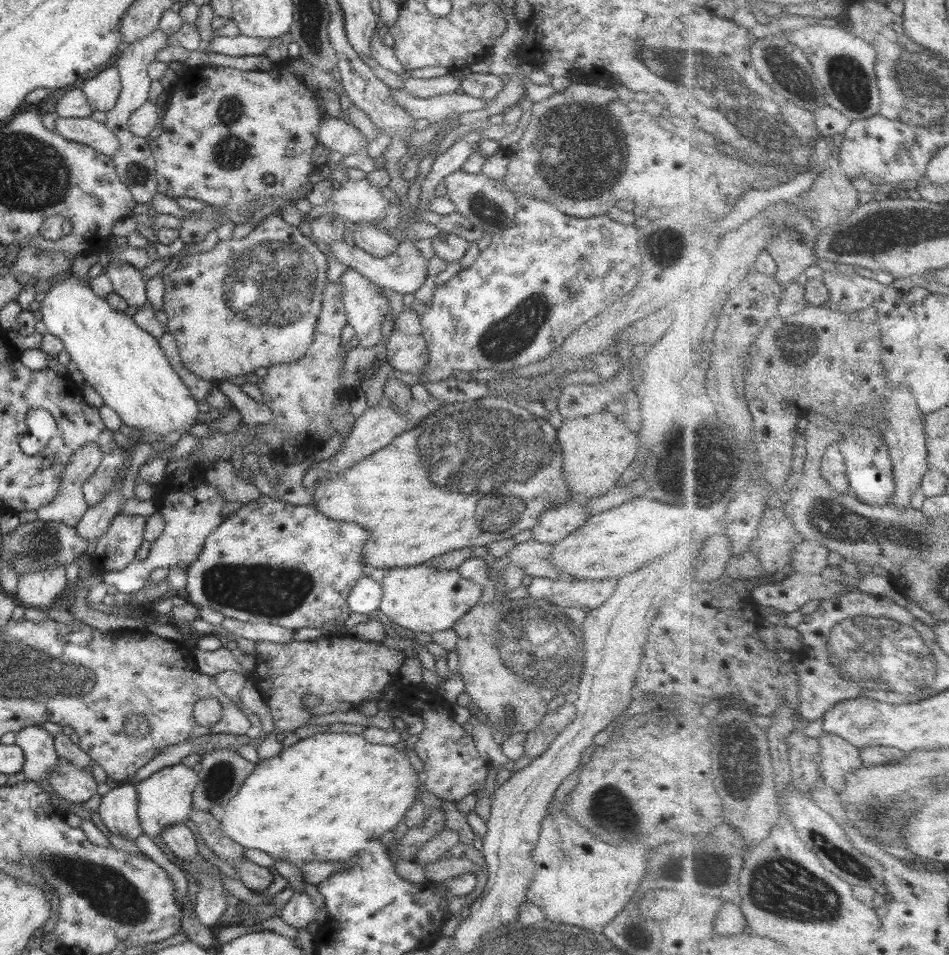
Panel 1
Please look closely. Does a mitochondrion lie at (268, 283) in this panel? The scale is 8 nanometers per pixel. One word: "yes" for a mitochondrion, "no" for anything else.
yes

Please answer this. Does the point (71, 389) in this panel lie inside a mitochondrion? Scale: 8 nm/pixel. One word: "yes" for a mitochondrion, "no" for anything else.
no

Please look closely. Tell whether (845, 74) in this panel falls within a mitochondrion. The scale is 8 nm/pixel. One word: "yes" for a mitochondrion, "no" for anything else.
yes

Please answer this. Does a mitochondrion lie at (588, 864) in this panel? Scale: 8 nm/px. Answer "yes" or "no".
no

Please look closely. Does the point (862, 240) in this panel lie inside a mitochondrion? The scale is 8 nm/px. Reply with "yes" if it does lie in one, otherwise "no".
yes

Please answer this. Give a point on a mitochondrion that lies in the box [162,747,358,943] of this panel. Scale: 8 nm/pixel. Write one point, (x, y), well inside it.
(217, 781)

